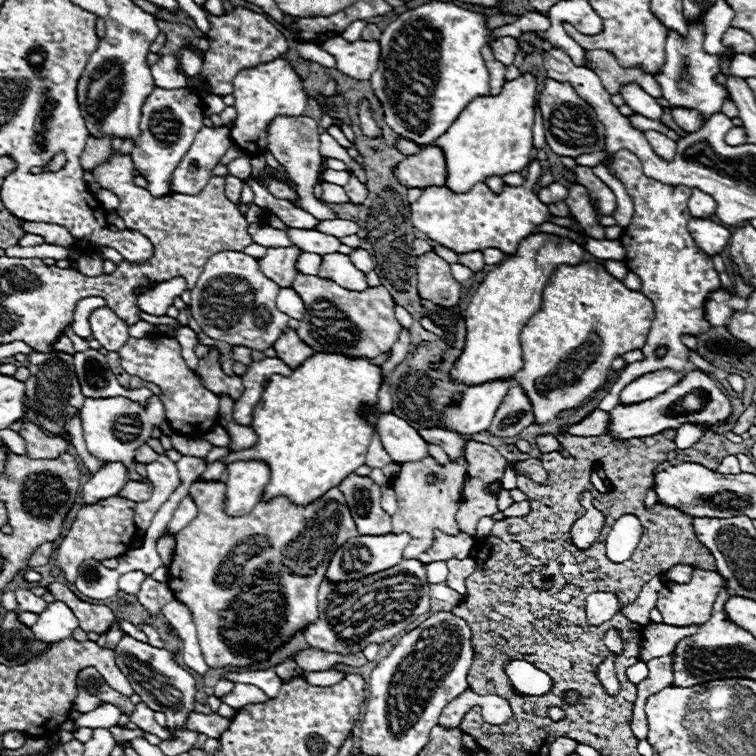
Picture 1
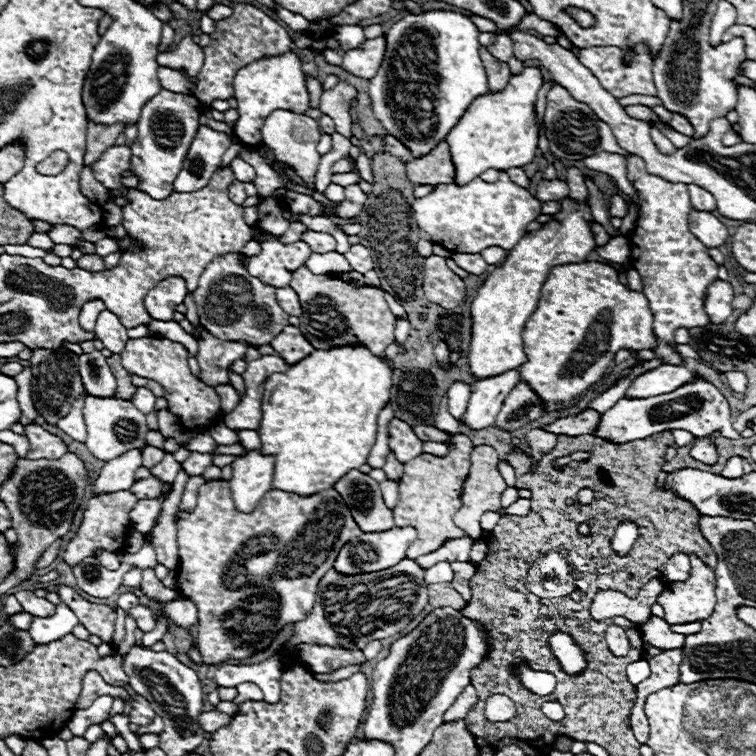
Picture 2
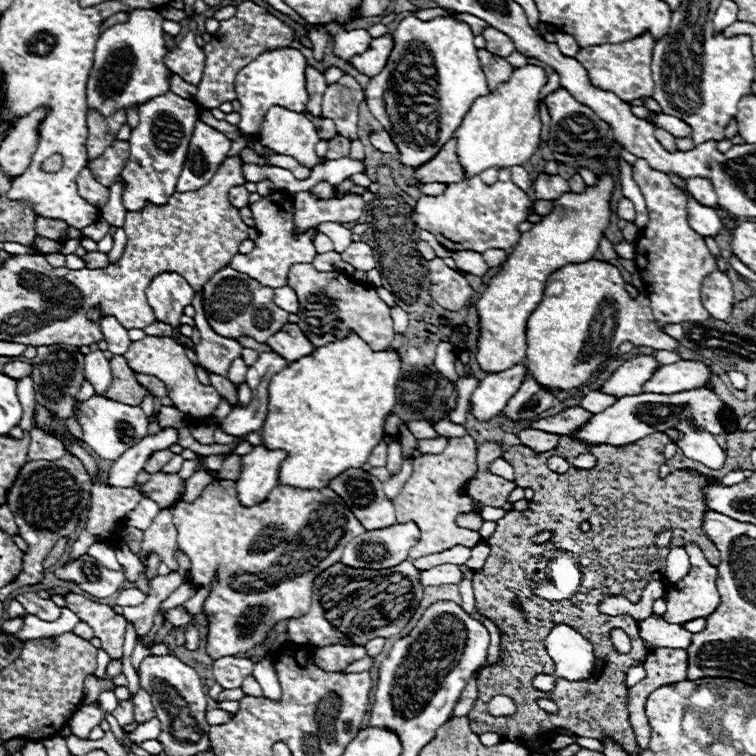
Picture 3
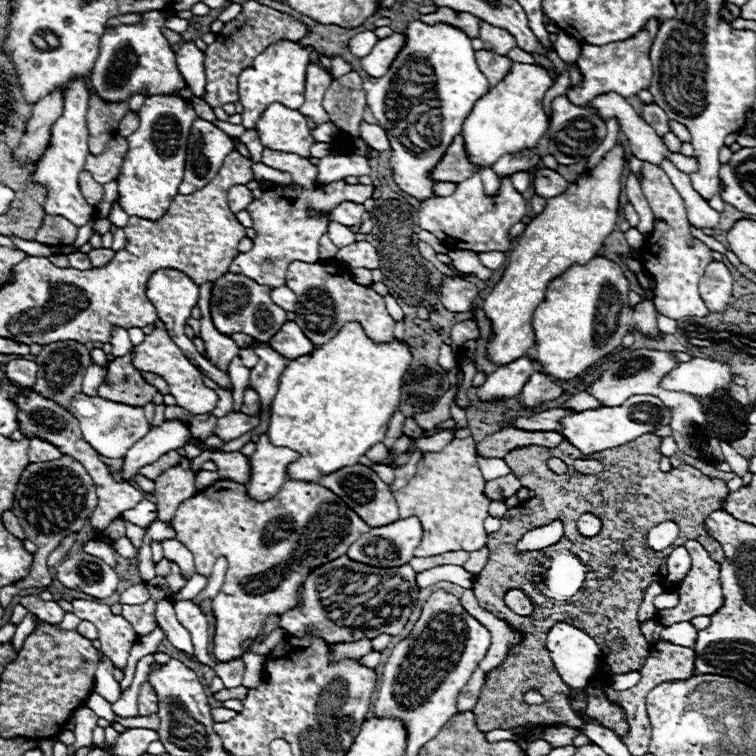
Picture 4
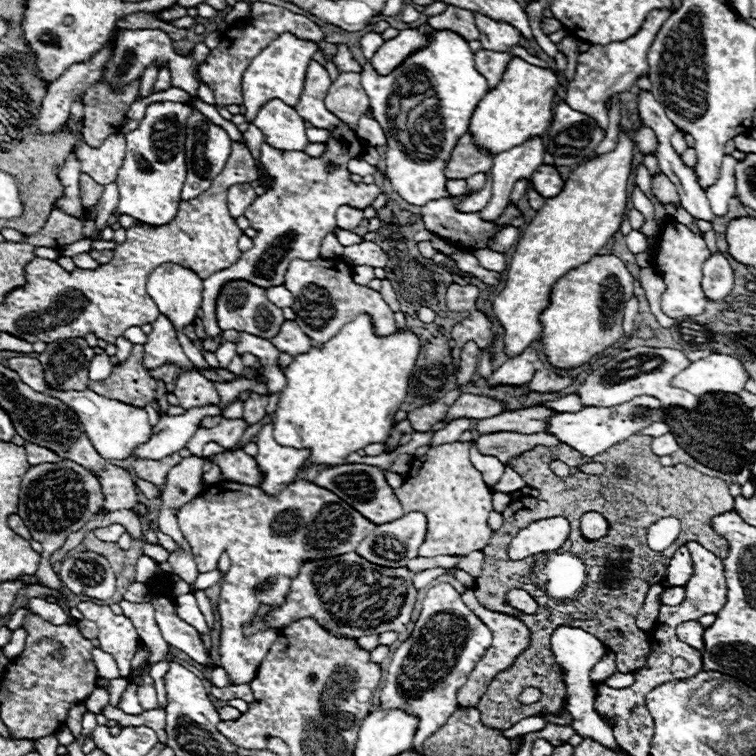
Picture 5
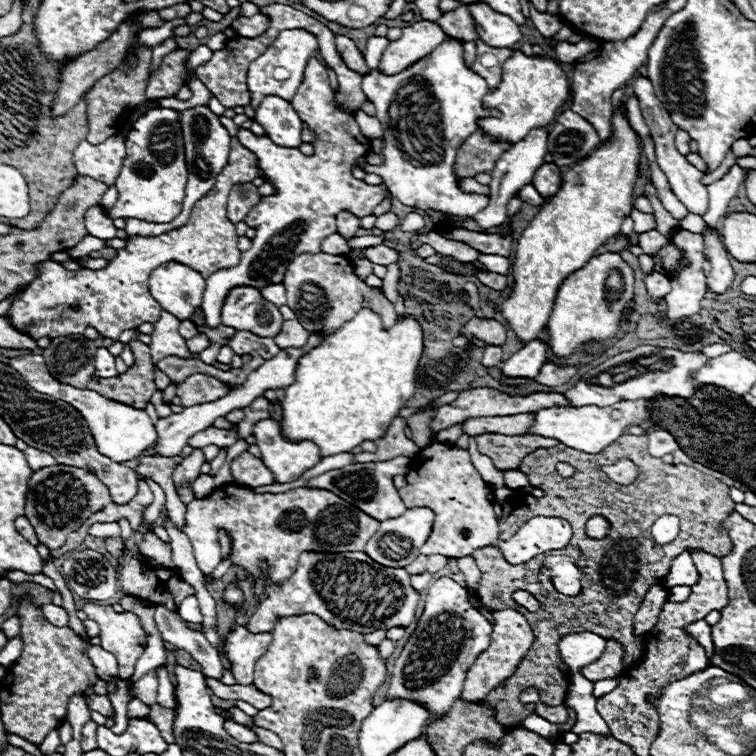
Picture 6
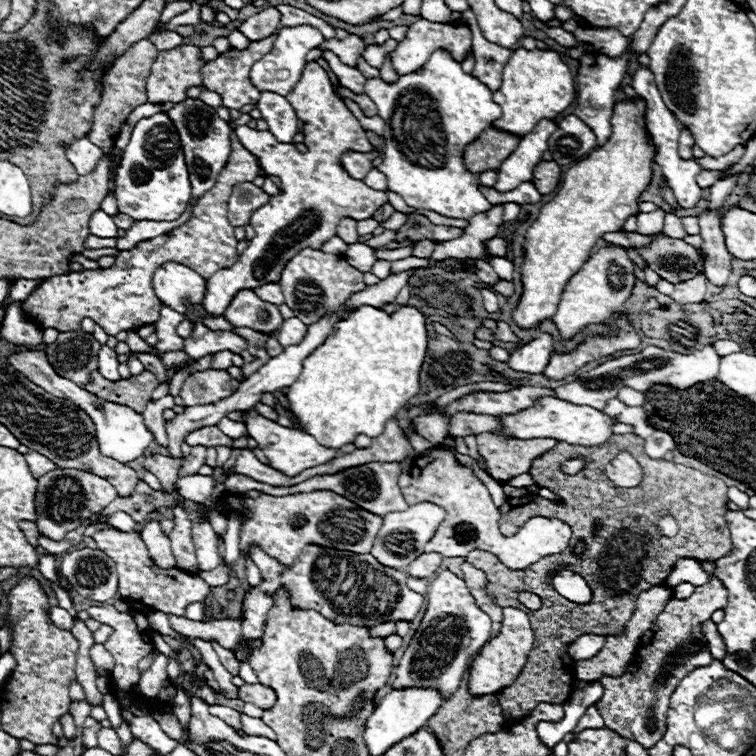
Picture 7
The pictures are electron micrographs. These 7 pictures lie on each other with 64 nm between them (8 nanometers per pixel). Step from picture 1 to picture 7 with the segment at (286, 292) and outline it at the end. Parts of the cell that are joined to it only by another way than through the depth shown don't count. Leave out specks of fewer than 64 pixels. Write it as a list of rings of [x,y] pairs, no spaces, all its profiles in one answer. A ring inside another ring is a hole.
[[[264,284],[264,286],[260,286],[260,288],[256,288],[254,290],[262,300],[266,300],[266,302],[270,302],[270,304],[284,304],[284,294],[282,294],[282,288],[280,288],[280,284]]]

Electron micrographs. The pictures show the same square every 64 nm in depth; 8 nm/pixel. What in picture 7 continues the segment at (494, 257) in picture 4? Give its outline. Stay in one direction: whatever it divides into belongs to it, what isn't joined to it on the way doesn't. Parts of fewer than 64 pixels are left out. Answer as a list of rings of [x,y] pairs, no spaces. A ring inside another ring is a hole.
[[[490,258],[488,264],[494,268],[494,272],[504,278],[504,280],[512,280],[512,272],[514,272],[514,264],[508,258]]]

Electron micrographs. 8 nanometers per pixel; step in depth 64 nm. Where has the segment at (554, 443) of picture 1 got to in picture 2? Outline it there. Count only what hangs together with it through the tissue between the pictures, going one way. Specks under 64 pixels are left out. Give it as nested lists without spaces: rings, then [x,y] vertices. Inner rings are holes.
[[[540,428],[530,430],[530,432],[526,434],[526,440],[528,440],[532,452],[536,454],[536,458],[540,458],[542,454],[548,454],[548,452],[554,450],[554,446],[556,446],[556,434],[550,434],[550,432],[540,430]]]

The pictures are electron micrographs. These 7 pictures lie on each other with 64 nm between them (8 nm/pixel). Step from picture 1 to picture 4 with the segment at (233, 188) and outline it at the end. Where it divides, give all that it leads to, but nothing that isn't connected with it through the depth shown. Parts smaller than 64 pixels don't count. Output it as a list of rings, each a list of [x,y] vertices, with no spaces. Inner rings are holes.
[[[238,184],[238,186],[230,188],[230,192],[228,192],[228,206],[232,208],[232,212],[238,214],[240,210],[246,210],[250,202],[252,202],[252,192],[244,184]]]

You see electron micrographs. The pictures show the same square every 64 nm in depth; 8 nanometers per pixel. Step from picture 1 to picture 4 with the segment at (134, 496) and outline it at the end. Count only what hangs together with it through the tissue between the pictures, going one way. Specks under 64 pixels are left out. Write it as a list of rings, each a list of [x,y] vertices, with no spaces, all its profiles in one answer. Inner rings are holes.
[[[188,458],[182,460],[180,466],[168,468],[168,472],[162,472],[154,480],[154,498],[158,506],[158,518],[172,522],[172,516],[184,500],[192,498],[196,494],[194,490],[194,474],[188,470]]]

